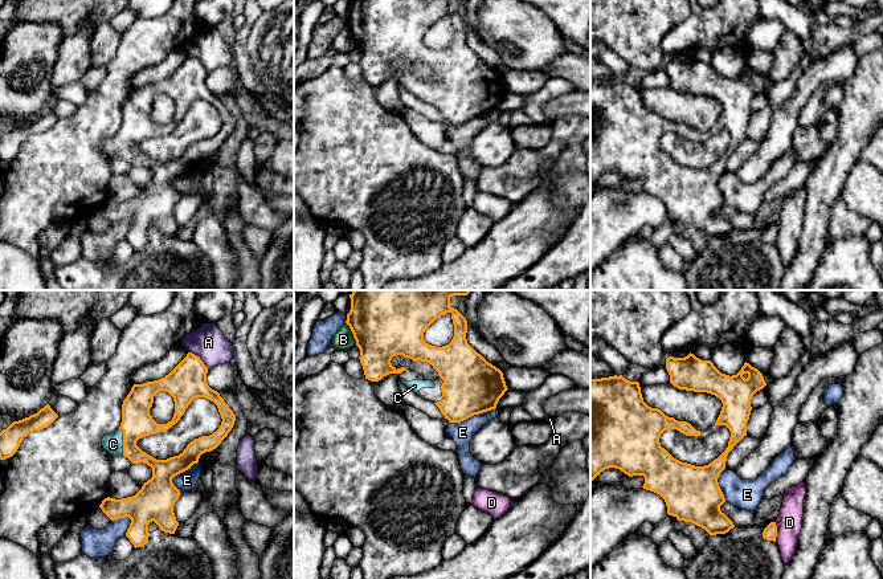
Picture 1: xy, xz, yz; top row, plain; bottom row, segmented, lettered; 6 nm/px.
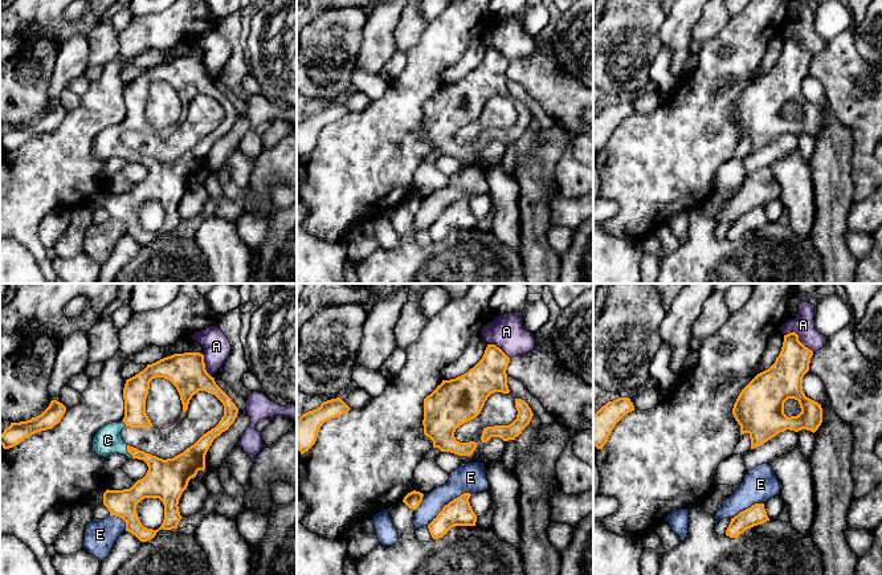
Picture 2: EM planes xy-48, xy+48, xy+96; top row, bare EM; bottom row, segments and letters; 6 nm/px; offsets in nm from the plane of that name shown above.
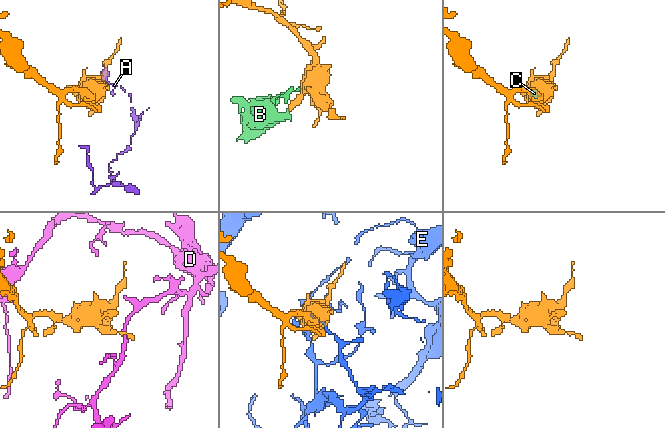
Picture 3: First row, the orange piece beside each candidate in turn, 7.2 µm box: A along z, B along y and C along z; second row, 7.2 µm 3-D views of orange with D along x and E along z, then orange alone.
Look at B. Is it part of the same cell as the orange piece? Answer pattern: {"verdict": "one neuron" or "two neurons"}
{"verdict": "two neurons"}

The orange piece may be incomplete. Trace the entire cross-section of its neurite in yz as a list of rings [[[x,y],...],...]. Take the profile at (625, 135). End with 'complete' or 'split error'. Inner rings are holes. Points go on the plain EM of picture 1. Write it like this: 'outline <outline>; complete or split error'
outline [[[694,57],[684,61],[669,60],[666,73],[670,86],[686,94],[707,95],[723,106],[715,129],[725,129],[731,140],[725,154],[712,166],[695,170],[674,162],[661,150],[659,140],[667,132],[676,132],[686,139],[700,139],[687,125],[666,119],[661,113],[649,110],[642,101],[638,85],[630,85],[622,78],[590,82],[590,185],[605,172],[616,171],[627,178],[643,179],[643,192],[659,197],[667,209],[667,217],[678,224],[691,225],[704,232],[710,238],[725,237],[735,231],[733,225],[720,213],[725,205],[718,182],[725,172],[728,156],[747,139],[747,126],[752,114],[752,99],[767,86],[763,77],[744,66],[736,78],[721,77],[711,64],[702,64]]]; complete

